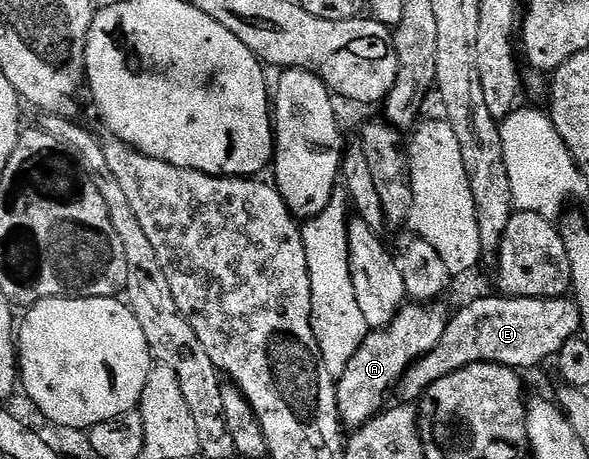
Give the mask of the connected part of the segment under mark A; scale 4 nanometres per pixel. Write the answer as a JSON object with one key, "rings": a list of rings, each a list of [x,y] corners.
{"rings":[[[406,303],[398,311],[395,319],[385,329],[375,329],[366,333],[359,351],[351,355],[351,363],[347,363],[347,371],[336,378],[337,410],[341,416],[342,426],[356,431],[366,425],[371,418],[386,408],[385,400],[389,392],[396,390],[401,384],[401,378],[408,369],[419,360],[426,357],[439,339],[443,339],[445,329],[449,326],[450,314],[445,313],[441,303]]]}

